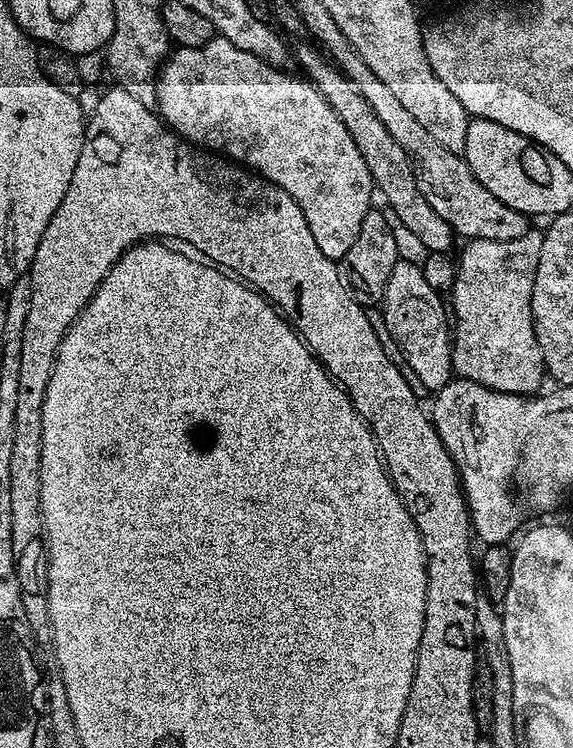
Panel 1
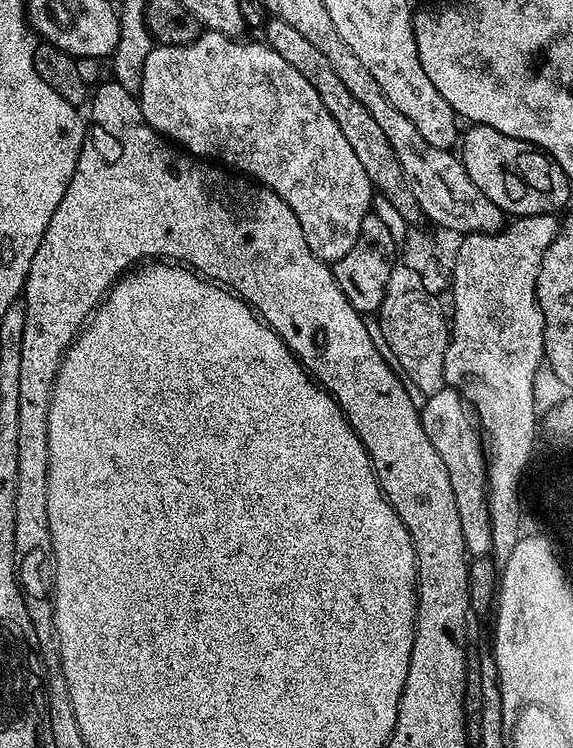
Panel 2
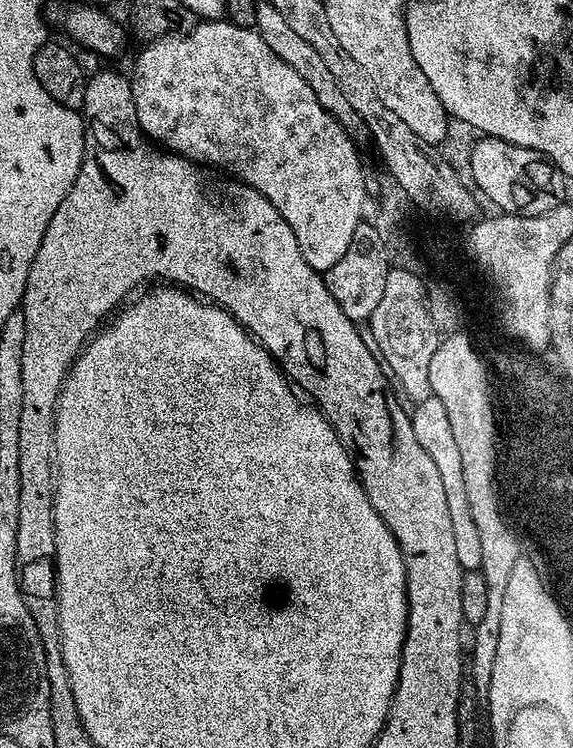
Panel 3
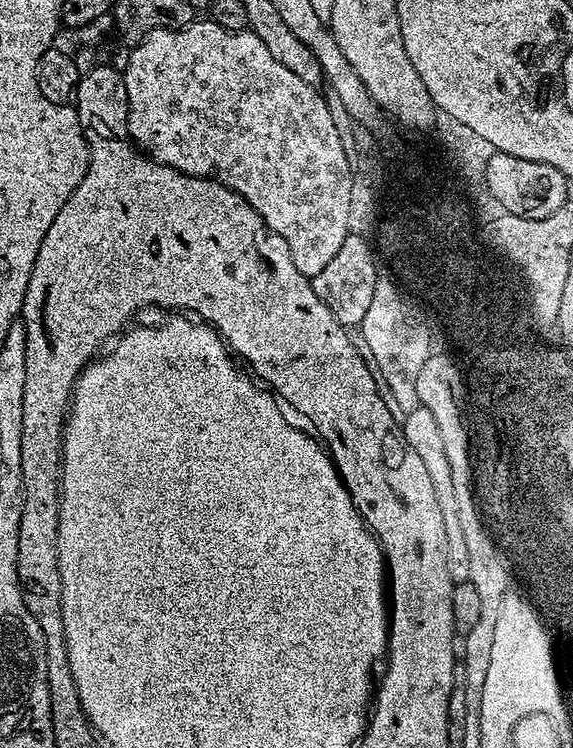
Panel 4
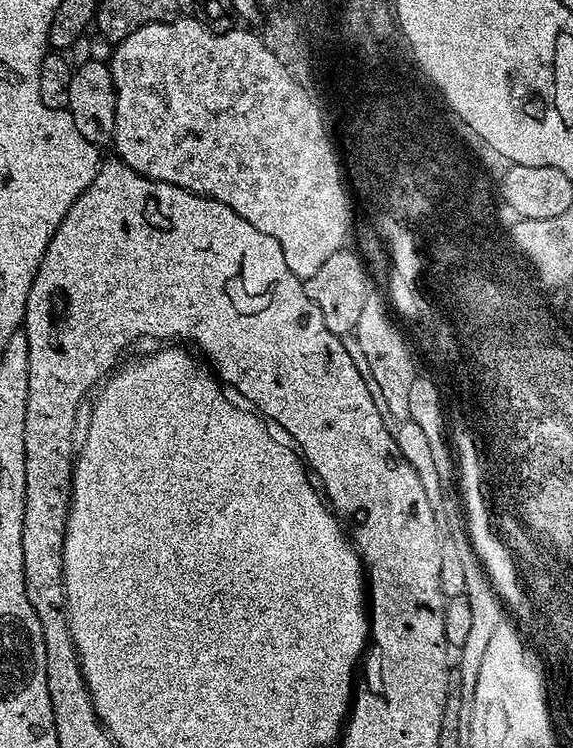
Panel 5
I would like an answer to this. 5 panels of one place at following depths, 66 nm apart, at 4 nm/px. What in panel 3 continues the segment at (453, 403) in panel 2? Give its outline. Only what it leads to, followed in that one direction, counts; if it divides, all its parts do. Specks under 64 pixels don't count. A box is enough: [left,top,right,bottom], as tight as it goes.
[411,395,482,570]

